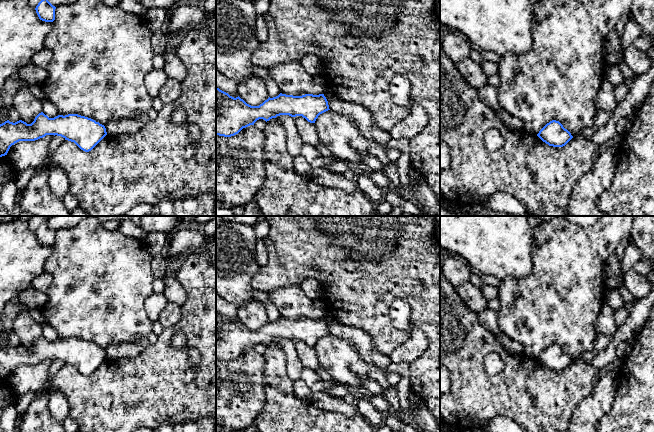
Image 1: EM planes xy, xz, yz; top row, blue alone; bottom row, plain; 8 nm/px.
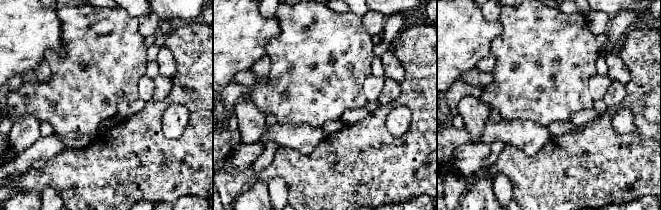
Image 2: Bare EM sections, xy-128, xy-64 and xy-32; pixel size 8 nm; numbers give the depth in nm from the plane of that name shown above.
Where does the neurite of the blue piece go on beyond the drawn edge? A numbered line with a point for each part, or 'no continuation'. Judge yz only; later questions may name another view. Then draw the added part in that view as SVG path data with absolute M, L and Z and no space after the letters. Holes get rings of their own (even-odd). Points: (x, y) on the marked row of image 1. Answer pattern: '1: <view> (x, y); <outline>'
no continuation

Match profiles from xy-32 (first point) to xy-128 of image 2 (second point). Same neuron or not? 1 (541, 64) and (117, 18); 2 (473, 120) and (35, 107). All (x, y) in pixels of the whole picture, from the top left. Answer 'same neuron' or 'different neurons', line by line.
1: same neuron
2: different neurons

